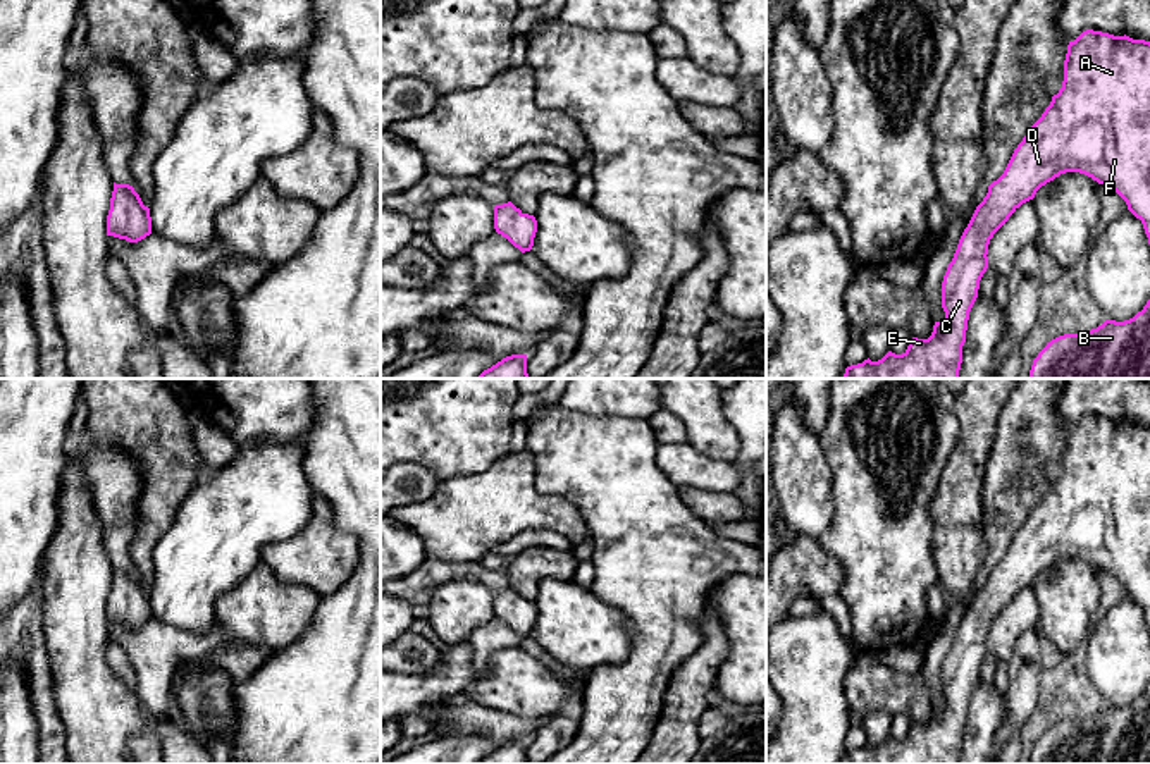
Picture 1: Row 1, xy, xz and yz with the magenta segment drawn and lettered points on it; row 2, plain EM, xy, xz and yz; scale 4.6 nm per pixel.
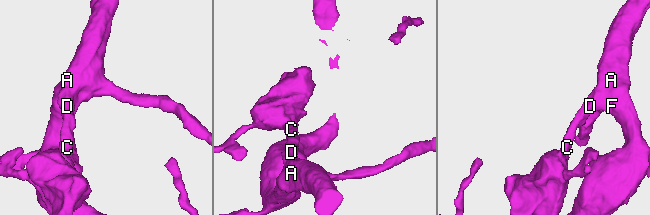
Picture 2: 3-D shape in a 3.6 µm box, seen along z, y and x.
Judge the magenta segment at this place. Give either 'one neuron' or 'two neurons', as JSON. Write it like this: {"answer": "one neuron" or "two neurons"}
{"answer": "one neuron"}

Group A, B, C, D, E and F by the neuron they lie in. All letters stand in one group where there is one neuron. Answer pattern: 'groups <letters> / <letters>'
groups A B C D E F

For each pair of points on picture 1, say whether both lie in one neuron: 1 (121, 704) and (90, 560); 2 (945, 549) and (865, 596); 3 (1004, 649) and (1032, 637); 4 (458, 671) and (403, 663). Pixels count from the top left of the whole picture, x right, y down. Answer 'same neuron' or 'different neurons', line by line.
1: same neuron
2: different neurons
3: different neurons
4: different neurons

